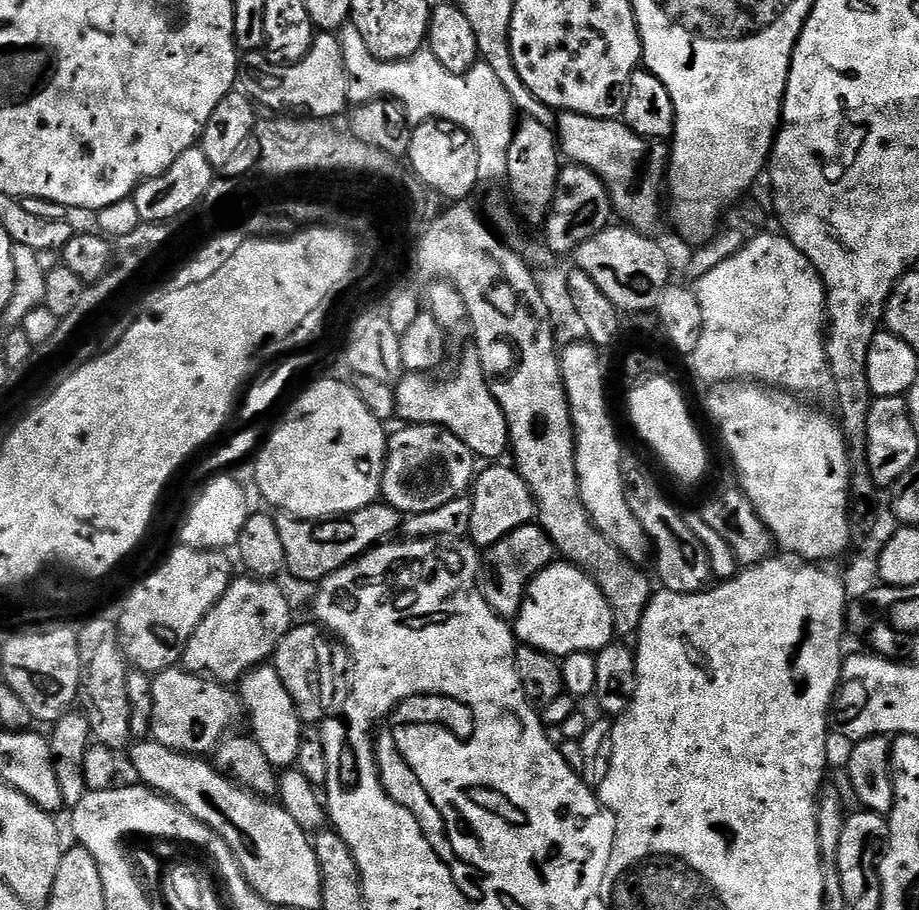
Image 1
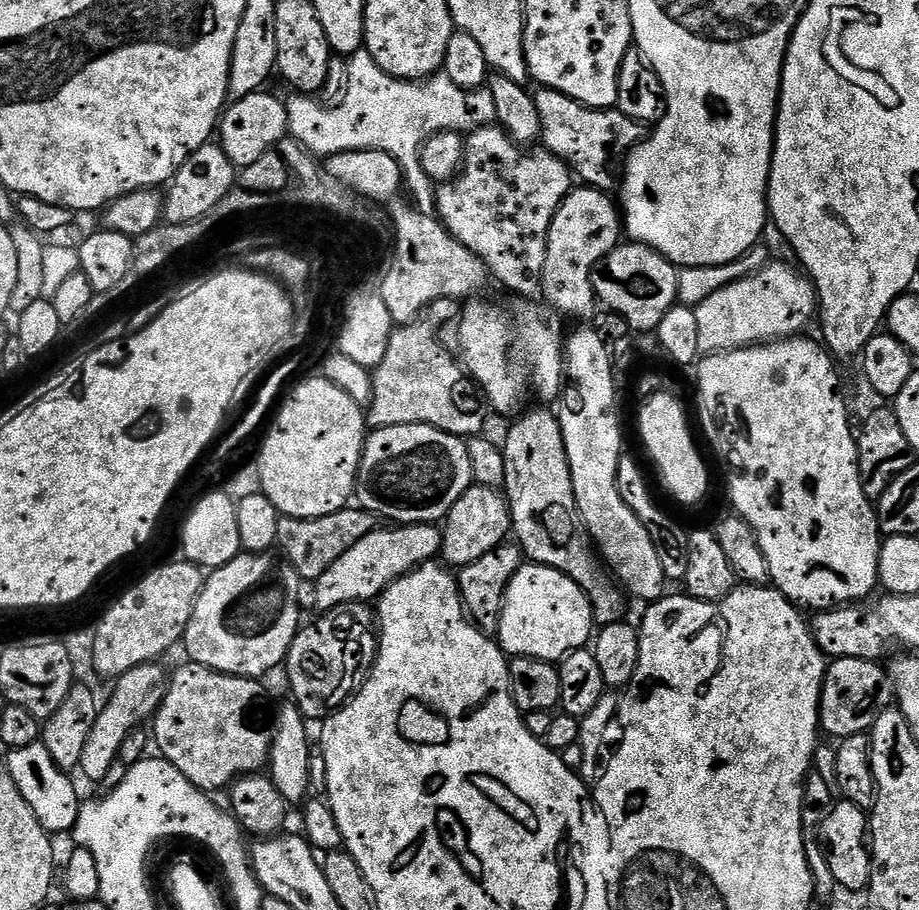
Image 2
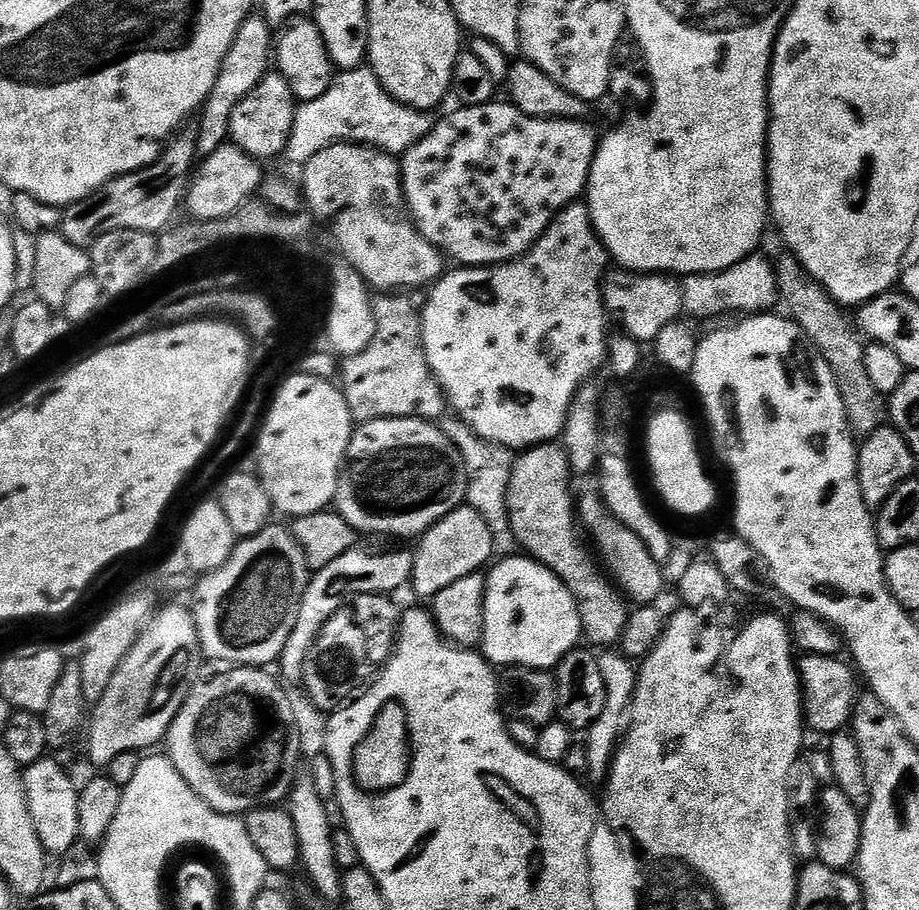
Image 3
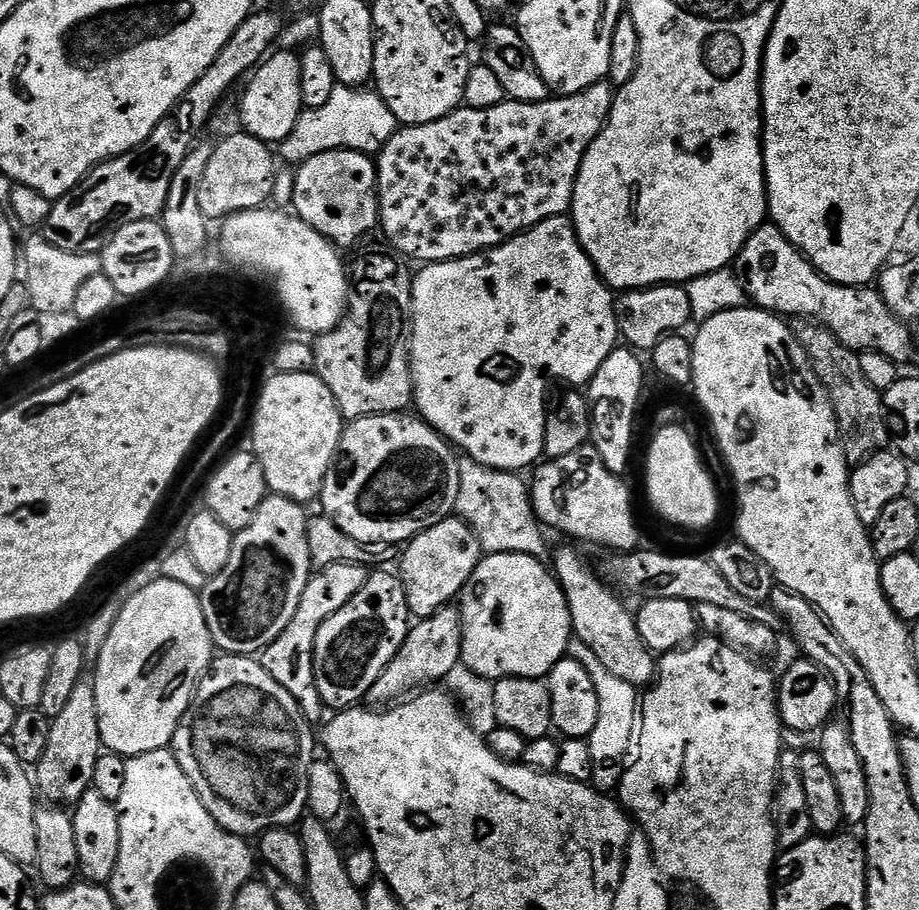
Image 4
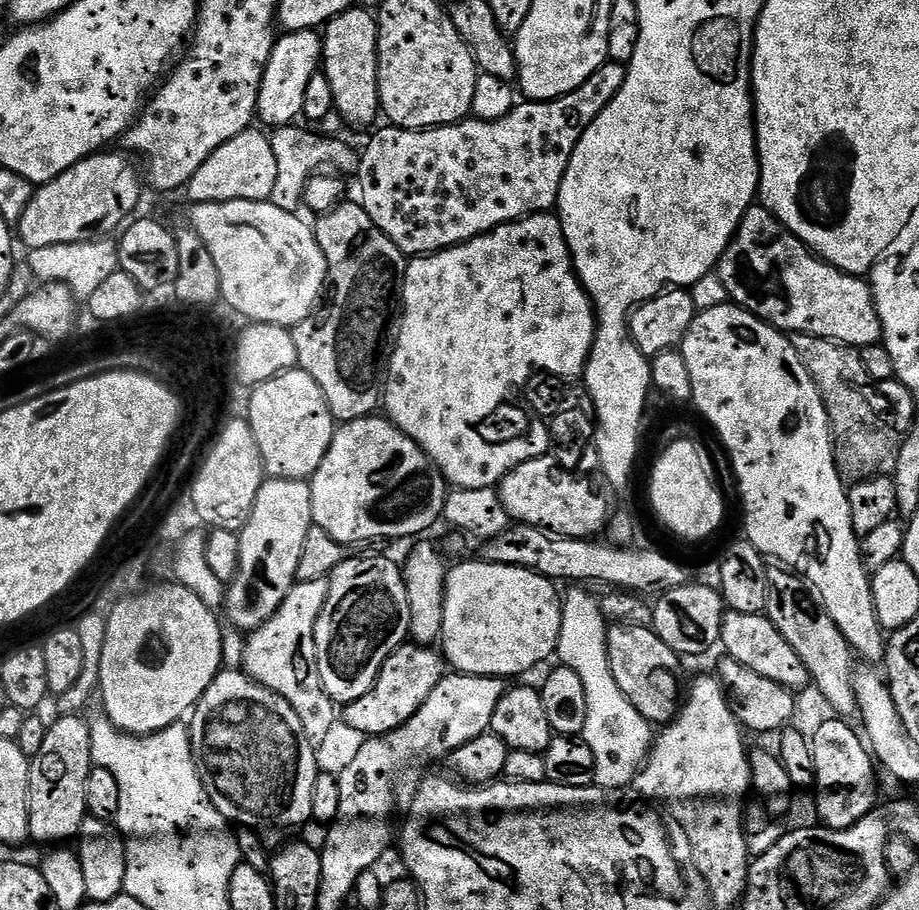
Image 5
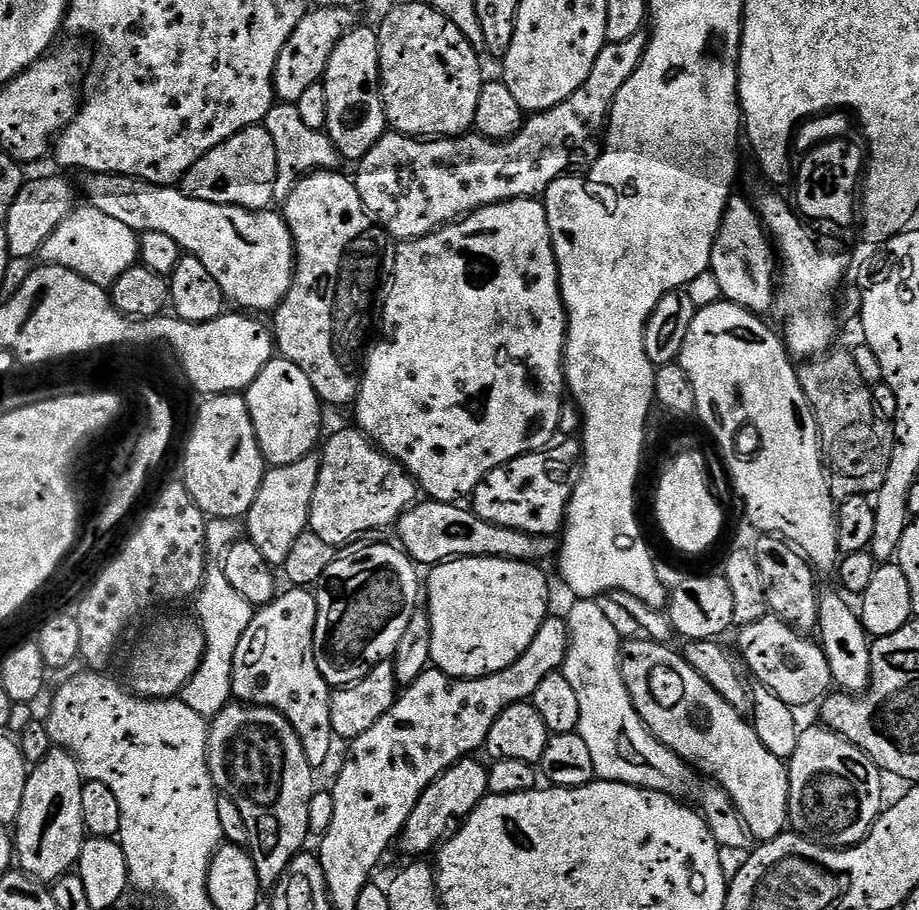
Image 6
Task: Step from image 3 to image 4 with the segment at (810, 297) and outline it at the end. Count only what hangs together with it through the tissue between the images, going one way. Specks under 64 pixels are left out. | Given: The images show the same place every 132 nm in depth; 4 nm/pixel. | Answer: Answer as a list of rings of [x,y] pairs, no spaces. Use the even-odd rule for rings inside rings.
[[[800,322],[794,331],[798,342],[806,350],[808,359],[815,370],[828,397],[832,400],[832,409],[836,415],[836,425],[840,431],[840,445],[844,448],[844,457],[849,465],[861,464],[875,452],[883,452],[889,447],[888,413],[884,411],[884,397],[862,374],[862,362],[859,355],[840,341],[835,334],[822,324]]]

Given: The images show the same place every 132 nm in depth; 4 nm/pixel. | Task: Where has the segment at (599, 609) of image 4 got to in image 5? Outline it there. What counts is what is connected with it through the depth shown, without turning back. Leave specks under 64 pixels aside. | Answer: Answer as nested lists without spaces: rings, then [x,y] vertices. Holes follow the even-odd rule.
[[[618,622],[608,630],[608,657],[610,670],[614,670],[614,682],[622,689],[622,694],[630,698],[630,706],[642,714],[653,726],[663,726],[678,711],[676,700],[676,680],[672,668],[679,666],[681,657],[659,637],[651,627]]]

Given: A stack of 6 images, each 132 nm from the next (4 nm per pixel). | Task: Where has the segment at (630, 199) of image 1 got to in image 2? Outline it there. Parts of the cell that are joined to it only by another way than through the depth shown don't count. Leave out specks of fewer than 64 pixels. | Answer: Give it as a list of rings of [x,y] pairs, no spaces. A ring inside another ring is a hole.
[[[537,87],[534,95],[543,147],[564,161],[579,179],[581,176],[587,187],[615,193],[628,153],[645,139],[645,129],[616,108],[588,108],[553,88]]]

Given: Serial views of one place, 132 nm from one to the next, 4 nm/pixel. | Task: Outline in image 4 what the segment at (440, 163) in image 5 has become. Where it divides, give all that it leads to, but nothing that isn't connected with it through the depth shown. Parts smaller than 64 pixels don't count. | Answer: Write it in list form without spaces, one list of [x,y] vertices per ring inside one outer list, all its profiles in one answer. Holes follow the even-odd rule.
[[[601,82],[591,84],[586,90],[573,96],[556,96],[533,104],[505,99],[503,104],[489,108],[461,106],[450,115],[443,116],[441,120],[435,120],[429,124],[401,127],[375,157],[376,193],[380,195],[379,231],[381,233],[384,231],[385,238],[393,244],[391,247],[401,257],[412,262],[420,260],[421,265],[426,265],[437,264],[443,260],[457,260],[463,256],[473,256],[476,252],[484,252],[487,248],[497,248],[500,244],[504,244],[510,238],[517,236],[518,233],[526,231],[527,228],[538,226],[538,222],[546,222],[546,218],[565,215],[572,206],[572,195],[578,178],[578,170],[582,166],[582,158],[586,154],[586,150],[590,150],[594,138],[598,138],[598,134],[608,122],[613,95],[613,85],[608,82]]]

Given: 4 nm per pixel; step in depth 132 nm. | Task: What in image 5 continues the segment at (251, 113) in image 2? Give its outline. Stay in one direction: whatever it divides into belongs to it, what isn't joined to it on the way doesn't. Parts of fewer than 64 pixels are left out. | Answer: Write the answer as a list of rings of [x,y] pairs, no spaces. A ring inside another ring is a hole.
[[[316,30],[284,32],[277,39],[272,47],[270,62],[266,62],[266,70],[262,74],[262,86],[258,90],[256,115],[259,123],[269,124],[264,126],[275,130],[295,125],[303,117],[302,101],[306,95],[306,85],[316,72],[321,71],[323,54],[324,41]]]

